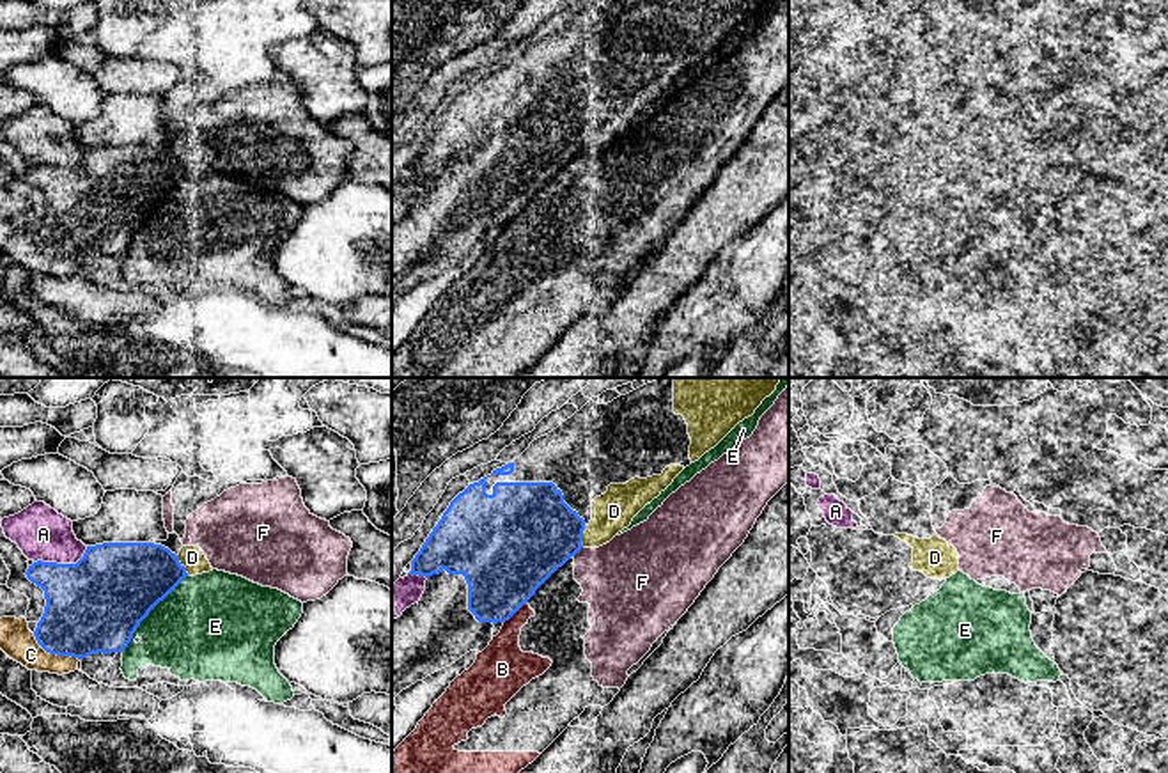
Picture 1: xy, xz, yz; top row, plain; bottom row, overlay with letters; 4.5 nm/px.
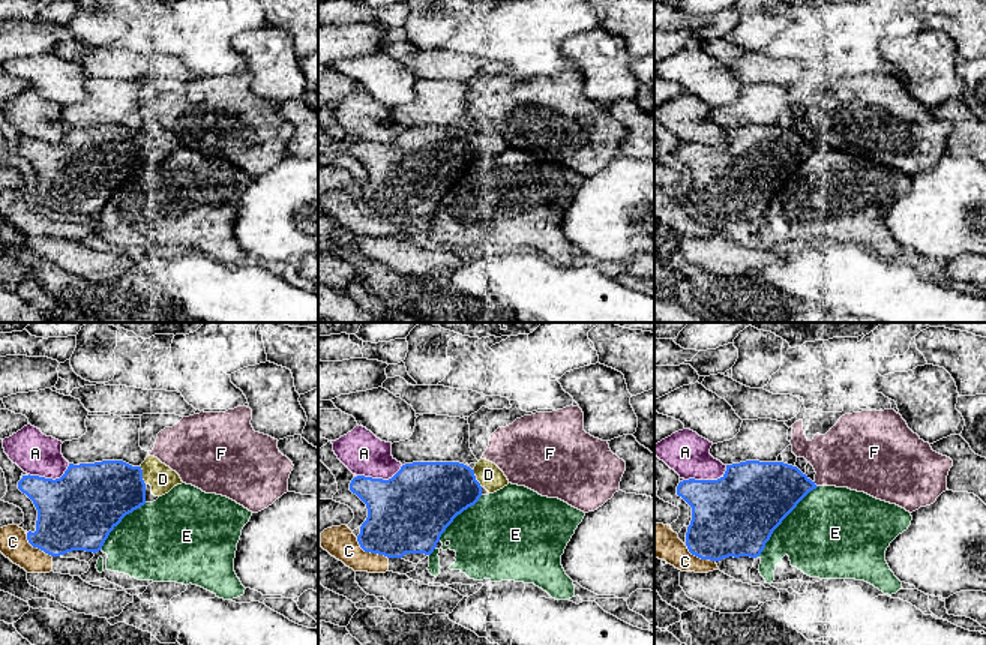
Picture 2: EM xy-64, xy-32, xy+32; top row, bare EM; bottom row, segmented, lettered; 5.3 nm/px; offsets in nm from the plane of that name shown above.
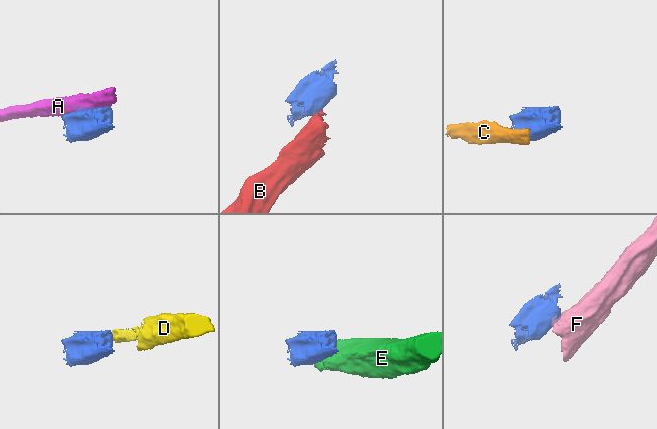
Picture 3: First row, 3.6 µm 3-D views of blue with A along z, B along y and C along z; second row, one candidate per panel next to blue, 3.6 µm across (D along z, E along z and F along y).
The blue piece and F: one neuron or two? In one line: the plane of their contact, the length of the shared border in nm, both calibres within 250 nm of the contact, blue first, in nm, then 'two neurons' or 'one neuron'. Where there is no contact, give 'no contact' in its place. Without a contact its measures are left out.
meets blue in xz; contact 70 nm long; 440 nm thick on the blue side, 380 nm on the other; two neurons

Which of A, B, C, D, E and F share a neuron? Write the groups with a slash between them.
A / B F / C / D / E

